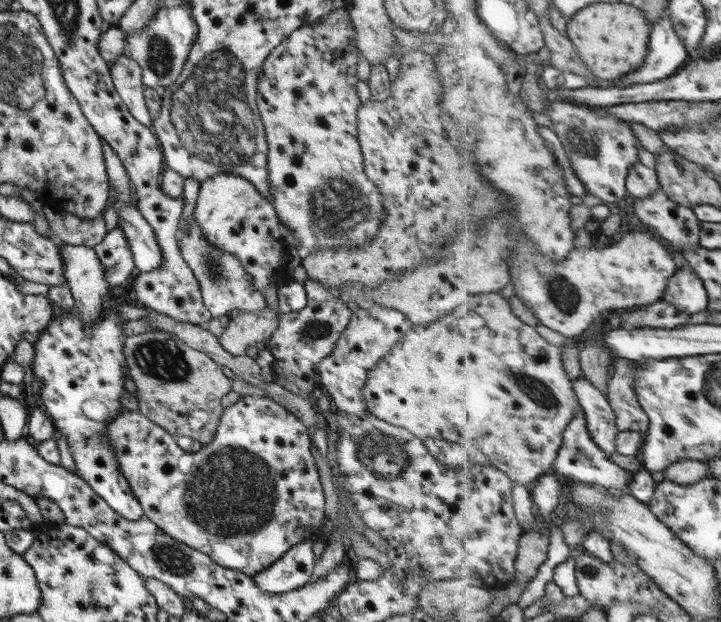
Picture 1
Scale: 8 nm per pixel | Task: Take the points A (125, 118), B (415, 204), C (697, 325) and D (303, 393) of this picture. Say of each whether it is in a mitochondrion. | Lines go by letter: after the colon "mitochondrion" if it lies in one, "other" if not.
A: other
B: other
C: other
D: other

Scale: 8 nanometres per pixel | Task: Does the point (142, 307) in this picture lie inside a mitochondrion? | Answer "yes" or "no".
no

